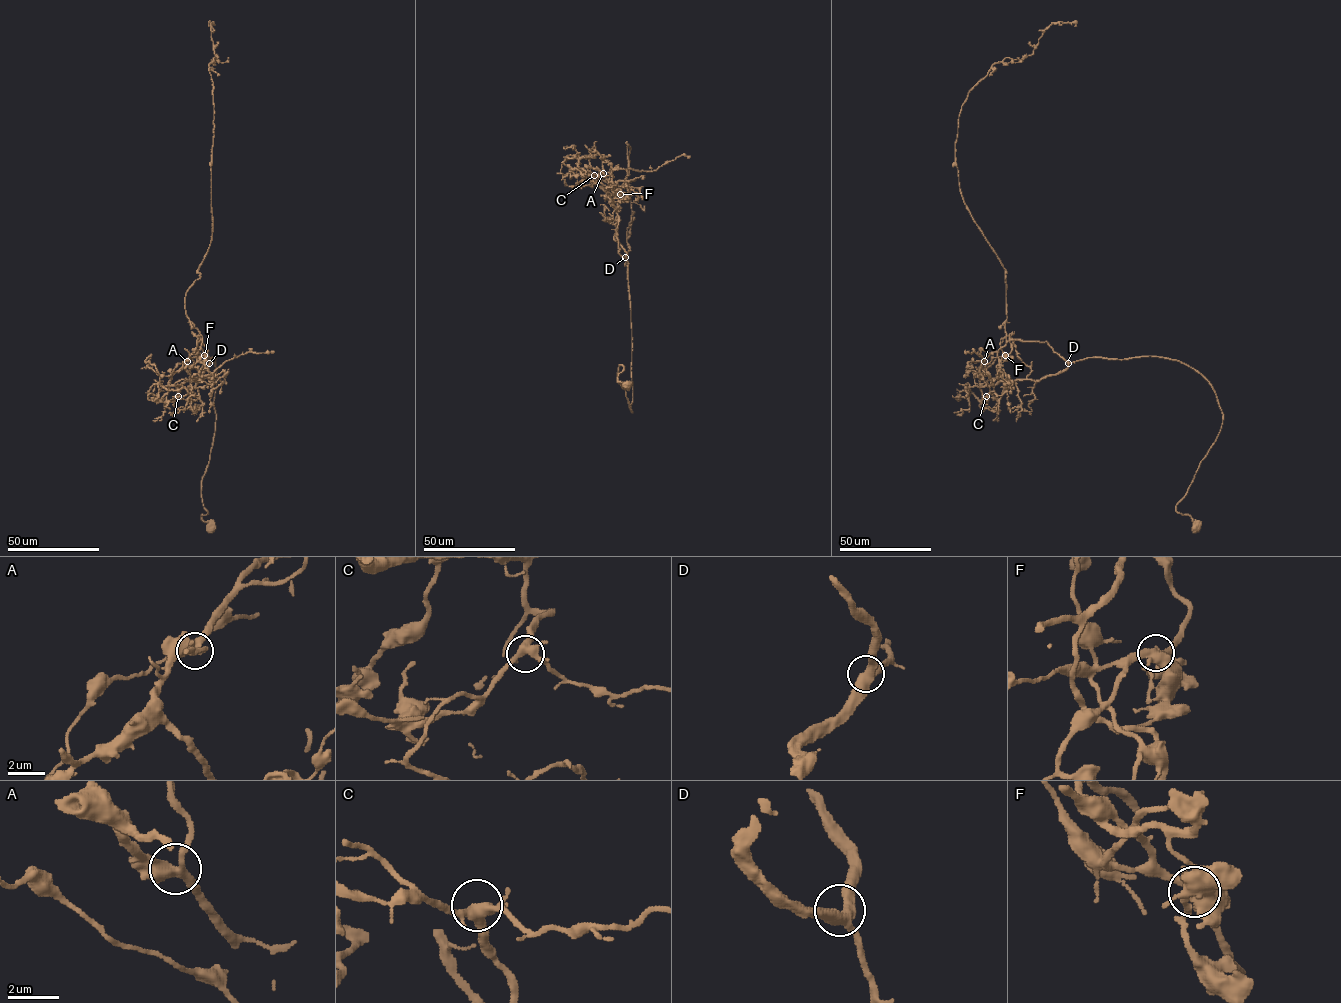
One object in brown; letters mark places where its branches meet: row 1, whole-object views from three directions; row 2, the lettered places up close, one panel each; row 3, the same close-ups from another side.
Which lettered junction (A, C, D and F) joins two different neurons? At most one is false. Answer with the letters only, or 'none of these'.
F

